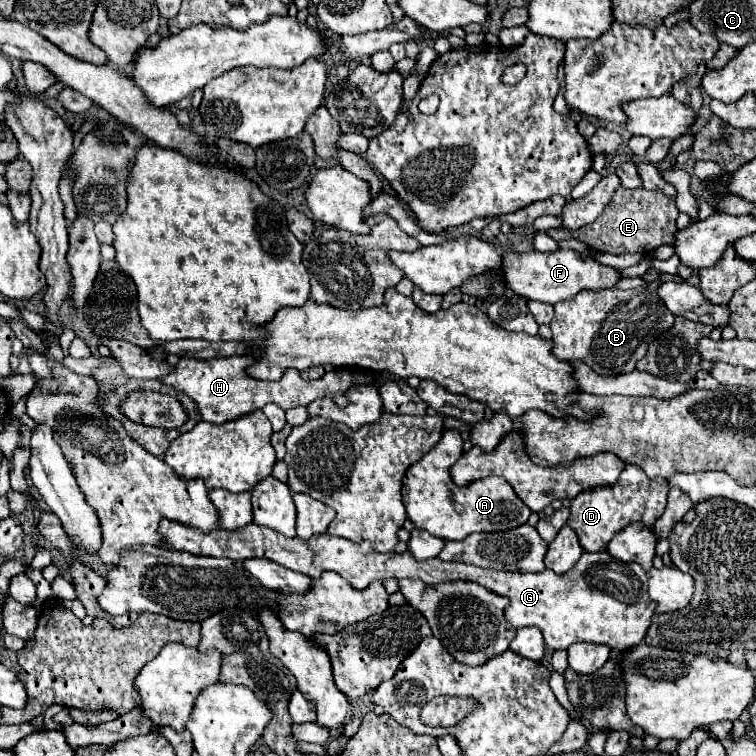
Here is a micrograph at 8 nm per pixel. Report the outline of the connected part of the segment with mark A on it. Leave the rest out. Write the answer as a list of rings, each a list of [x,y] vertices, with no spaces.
[[[443,430],[441,442],[425,454],[413,468],[407,470],[403,480],[403,504],[409,520],[429,534],[443,540],[463,540],[473,532],[501,532],[525,524],[531,510],[517,498],[515,490],[505,478],[489,476],[475,484],[457,486],[451,480],[451,466],[464,454],[463,438],[457,430]]]

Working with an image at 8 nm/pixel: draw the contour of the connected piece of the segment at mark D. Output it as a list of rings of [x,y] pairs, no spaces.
[[[633,464],[625,466],[621,472],[617,486],[613,488],[595,488],[593,492],[581,492],[581,496],[571,500],[571,516],[569,526],[575,530],[579,544],[585,552],[601,552],[607,548],[609,540],[621,532],[625,526],[633,522],[641,522],[647,528],[653,528],[655,520],[663,514],[667,502],[667,482],[647,478],[641,468],[633,468]]]

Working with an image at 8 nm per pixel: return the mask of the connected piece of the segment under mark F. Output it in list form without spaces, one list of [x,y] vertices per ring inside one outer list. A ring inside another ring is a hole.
[[[555,250],[555,252],[527,252],[513,254],[503,258],[505,268],[505,284],[513,292],[521,294],[527,300],[539,300],[547,304],[557,304],[563,300],[575,298],[581,290],[605,290],[613,288],[621,280],[621,272],[617,268],[609,268],[593,260],[591,256],[583,258],[573,250]]]

